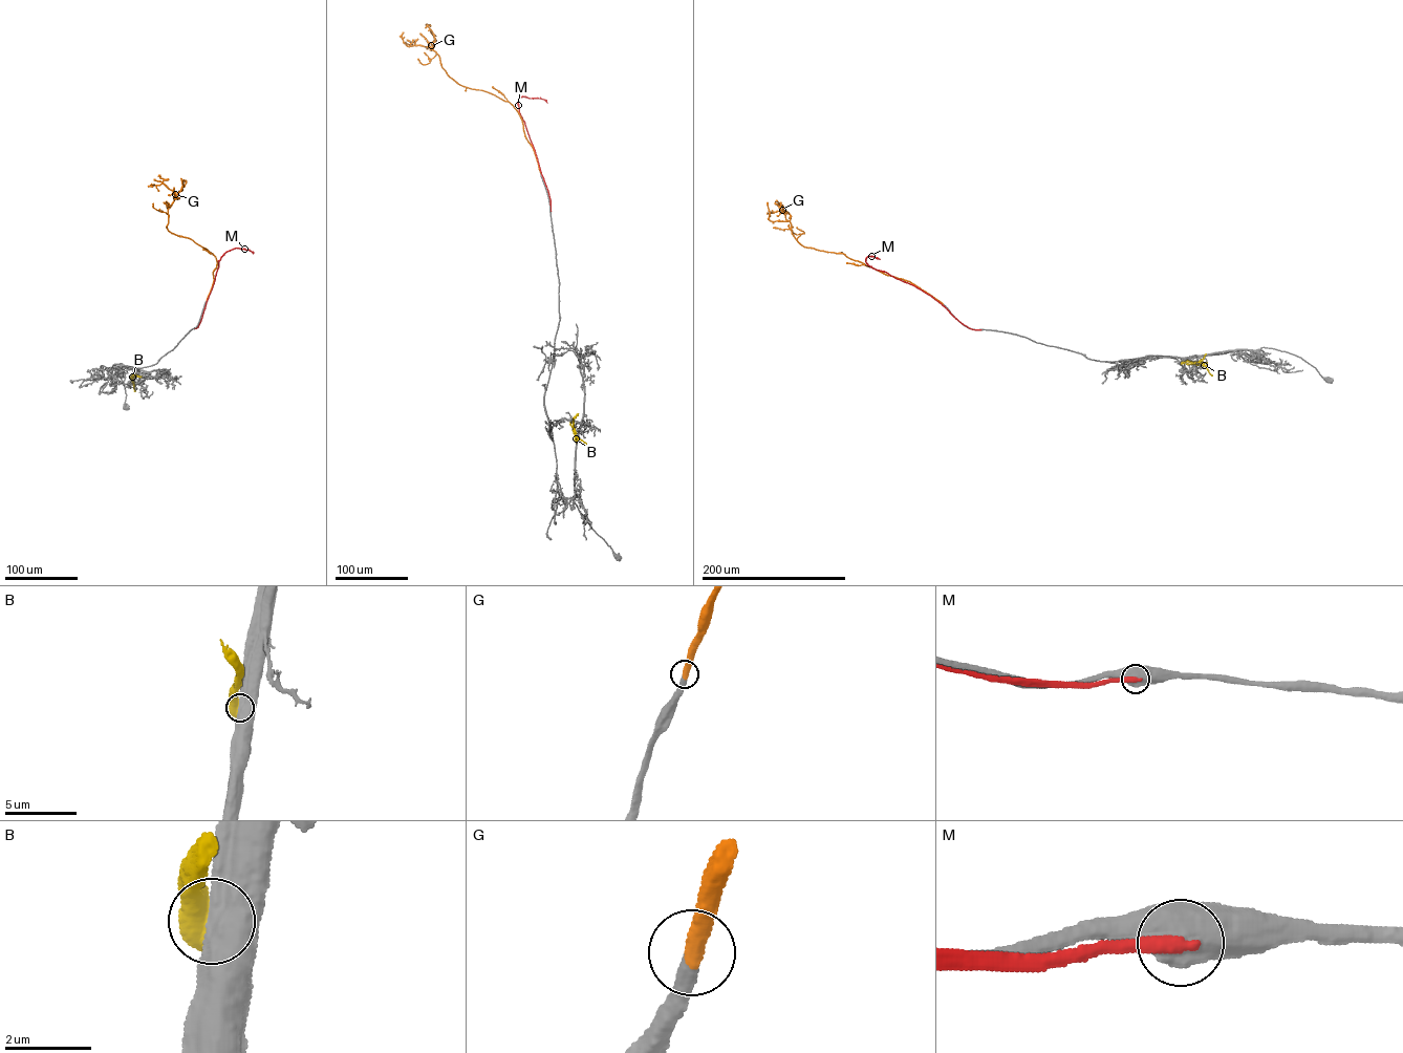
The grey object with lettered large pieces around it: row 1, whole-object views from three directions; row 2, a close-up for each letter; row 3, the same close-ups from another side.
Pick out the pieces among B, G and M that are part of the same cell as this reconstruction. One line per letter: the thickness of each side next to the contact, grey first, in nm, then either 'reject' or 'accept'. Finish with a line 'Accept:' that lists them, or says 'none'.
B: 800/550 nm | reject
G: 400/440 nm | accept
M: 850/320 nm | reject
Accept: G

